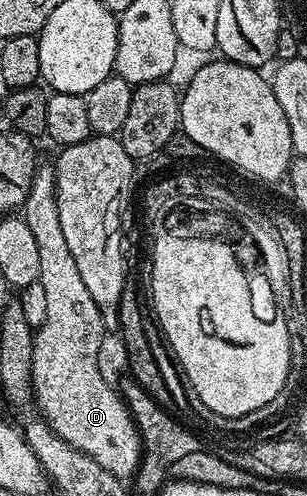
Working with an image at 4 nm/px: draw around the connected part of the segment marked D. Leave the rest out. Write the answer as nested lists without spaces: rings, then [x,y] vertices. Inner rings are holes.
[[[45,164],[38,165],[37,171],[33,173],[31,180],[31,188],[27,192],[27,200],[23,207],[23,217],[27,228],[31,228],[31,236],[35,236],[35,248],[39,248],[39,272],[38,279],[43,284],[43,293],[47,296],[47,320],[43,320],[43,324],[36,327],[33,336],[33,367],[31,368],[31,376],[33,377],[33,401],[36,409],[41,409],[40,417],[48,422],[49,426],[54,430],[60,438],[67,444],[71,444],[71,448],[75,448],[79,452],[83,452],[87,456],[91,456],[91,460],[95,460],[107,472],[111,472],[116,478],[122,480],[132,479],[138,470],[141,463],[142,442],[140,432],[133,421],[129,410],[125,405],[125,399],[116,389],[109,387],[107,379],[101,375],[101,342],[100,338],[107,334],[103,320],[99,316],[99,308],[95,304],[95,300],[91,300],[91,292],[87,292],[87,288],[83,284],[83,279],[79,277],[79,267],[75,265],[74,258],[71,257],[69,245],[67,245],[66,238],[63,237],[63,228],[59,221],[59,204],[57,203],[57,193],[55,192],[55,169],[52,165],[45,166]]]

